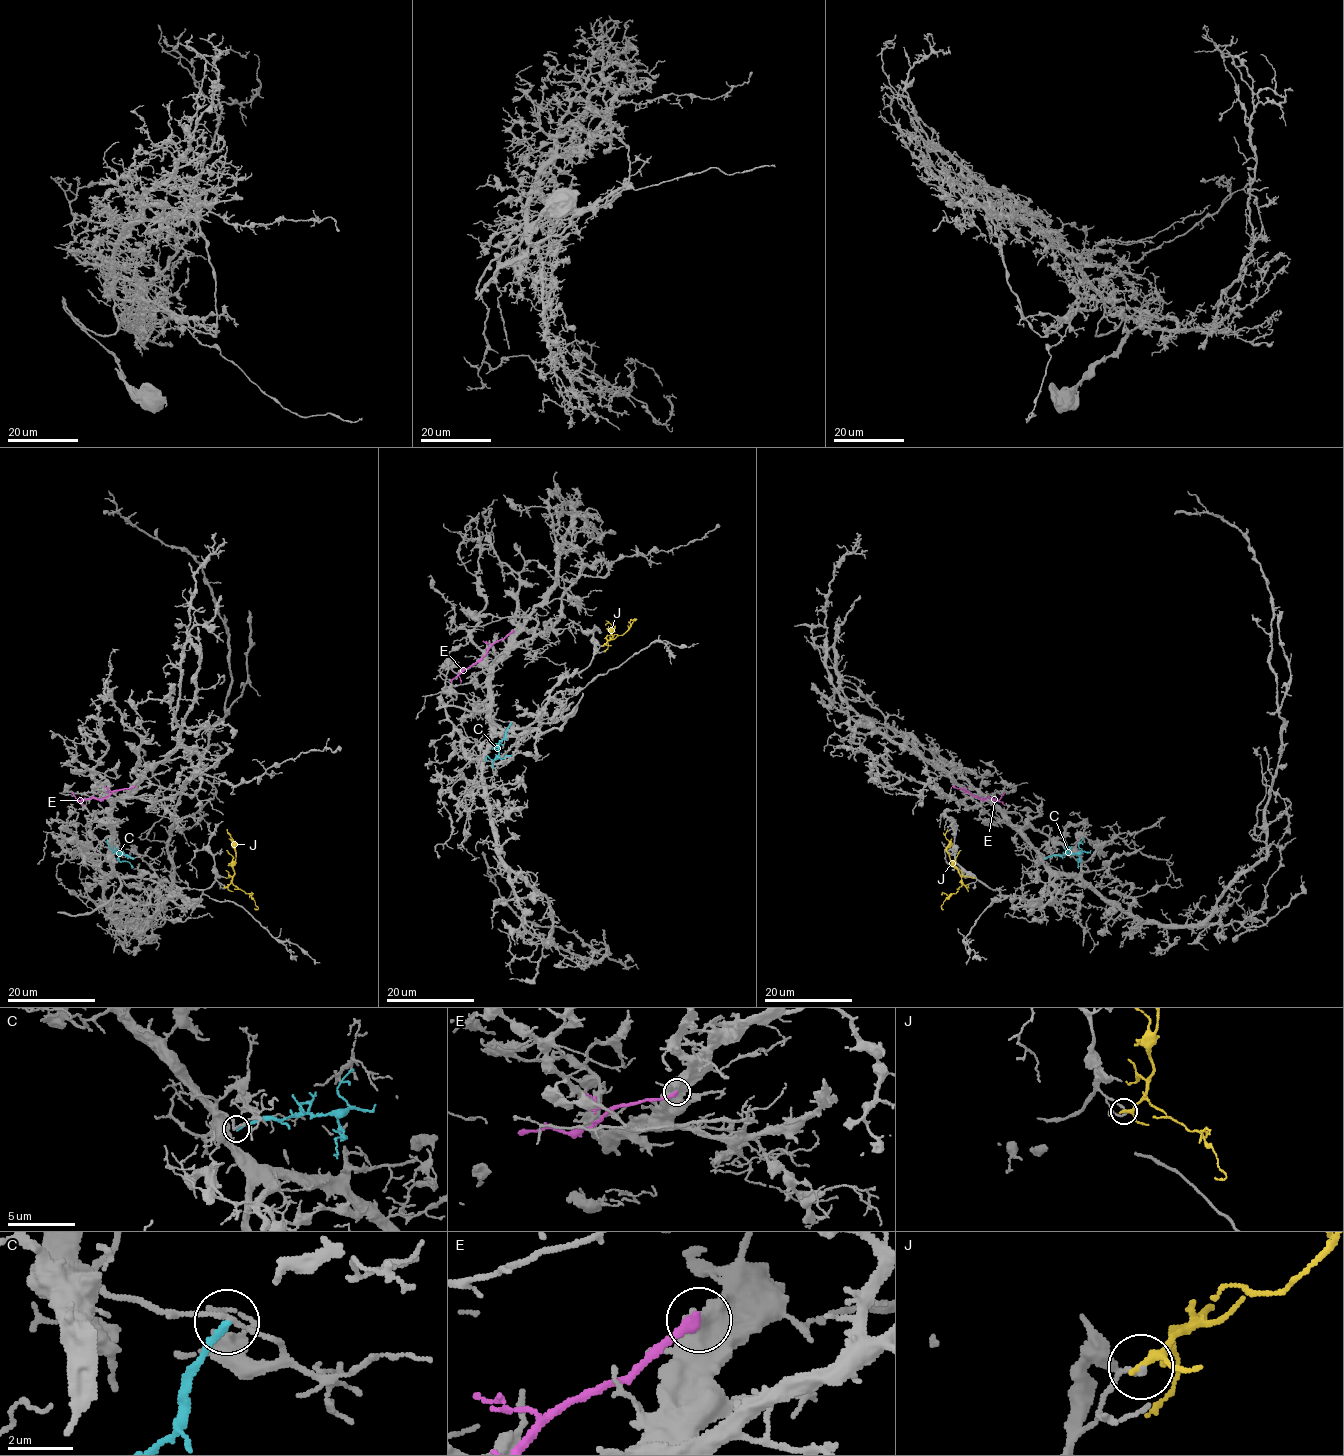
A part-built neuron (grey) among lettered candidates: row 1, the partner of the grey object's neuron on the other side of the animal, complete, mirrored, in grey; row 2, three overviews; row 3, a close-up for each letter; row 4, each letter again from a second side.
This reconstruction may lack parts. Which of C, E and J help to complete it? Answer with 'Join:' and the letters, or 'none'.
Join: none

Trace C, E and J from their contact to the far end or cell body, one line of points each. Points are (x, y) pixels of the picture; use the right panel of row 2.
C: (1045, 859), (1066, 853), (1079, 854), (1083, 839)
E: (954, 786), (982, 799), (998, 800), (1004, 792)
J: (968, 887), (949, 857), (949, 841), (945, 835), (947, 829)

